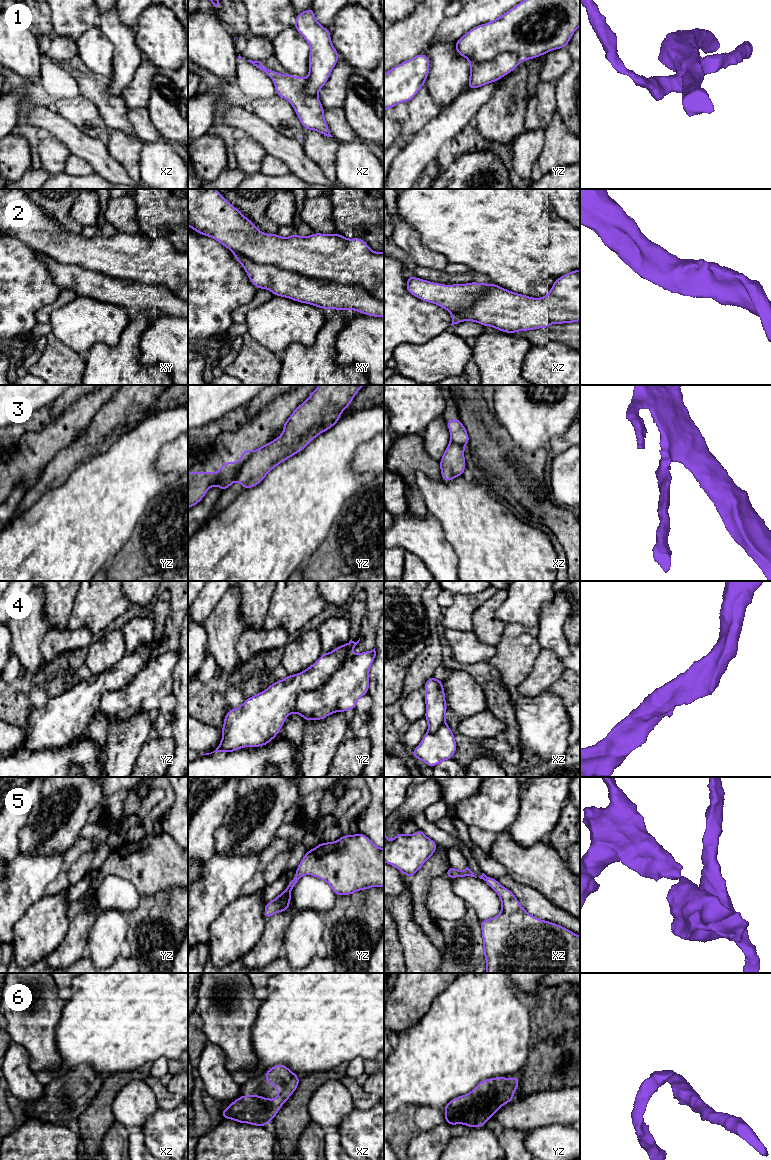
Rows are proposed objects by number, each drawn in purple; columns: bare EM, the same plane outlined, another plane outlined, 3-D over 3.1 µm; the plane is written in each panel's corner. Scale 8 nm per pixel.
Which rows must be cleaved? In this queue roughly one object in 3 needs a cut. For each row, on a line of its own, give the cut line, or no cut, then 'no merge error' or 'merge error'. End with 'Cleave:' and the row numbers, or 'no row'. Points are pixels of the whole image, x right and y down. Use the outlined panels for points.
1: cut yz (469, 60), (484, 62), (506, 52), (514, 52), (522, 60); merge error
2: cut none; no merge error
3: cut yz (253, 452), (235, 480); merge error
4: cut none; no merge error
5: cut yz (287, 886), (290, 890); merge error
6: cut none; no merge error
Cleave: 1, 3, 5

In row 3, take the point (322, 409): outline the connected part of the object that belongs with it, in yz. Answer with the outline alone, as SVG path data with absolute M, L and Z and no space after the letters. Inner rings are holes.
M319 385L283 424L283 433L252 453L236 481L242 484L244 490L257 486L277 465L298 454L314 438L332 428L341 418L341 413L364 386L366 385Z

